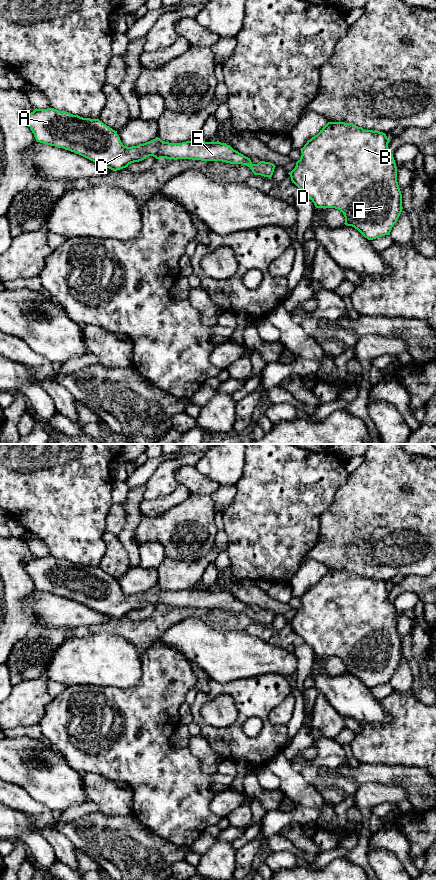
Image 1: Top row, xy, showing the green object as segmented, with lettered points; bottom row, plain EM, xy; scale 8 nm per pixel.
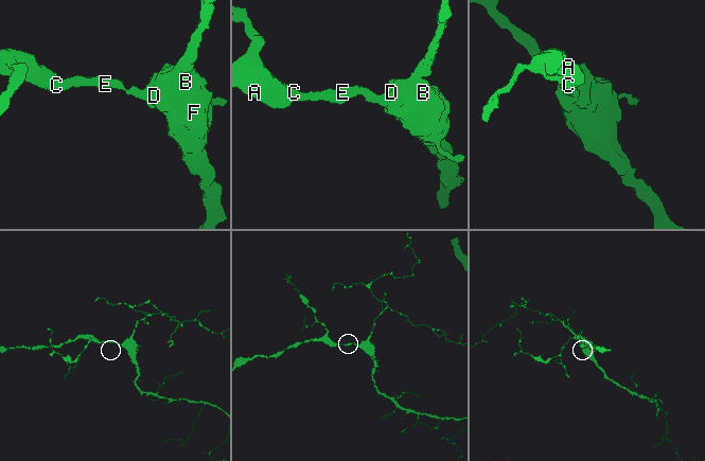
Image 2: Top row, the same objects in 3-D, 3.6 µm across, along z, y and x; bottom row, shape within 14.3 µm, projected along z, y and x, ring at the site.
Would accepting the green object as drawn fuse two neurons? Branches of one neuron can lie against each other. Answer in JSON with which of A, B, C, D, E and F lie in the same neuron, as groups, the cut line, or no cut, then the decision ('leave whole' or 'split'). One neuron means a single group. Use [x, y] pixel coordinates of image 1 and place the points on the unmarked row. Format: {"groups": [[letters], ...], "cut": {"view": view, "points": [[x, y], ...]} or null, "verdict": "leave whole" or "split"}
{"groups": [["A", "B", "C", "D", "E", "F"]], "cut": null, "verdict": "leave whole"}

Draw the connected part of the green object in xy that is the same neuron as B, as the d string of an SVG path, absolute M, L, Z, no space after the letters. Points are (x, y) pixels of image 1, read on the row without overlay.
M328 570L320 580L301 596L301 606L288 622L316 656L335 656L345 665L345 673L357 677L365 686L373 688L390 683L402 660L402 642L397 630L397 615L388 596L389 587L379 579L364 578L353 571Z

